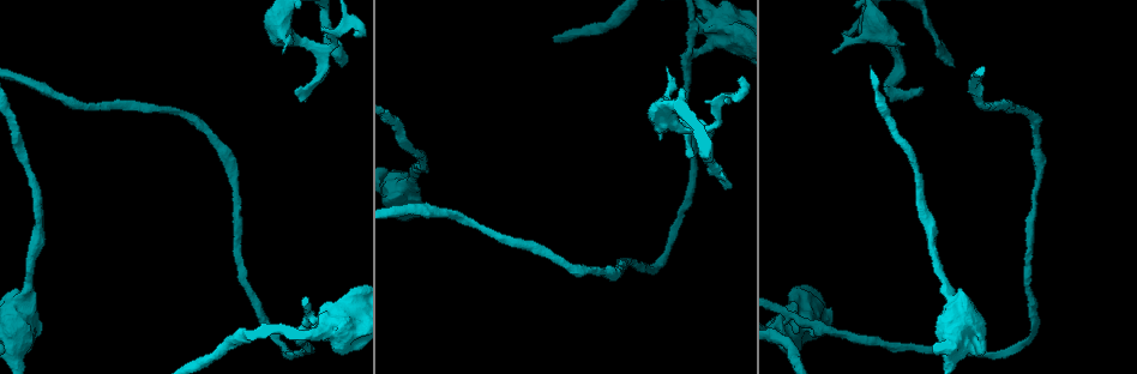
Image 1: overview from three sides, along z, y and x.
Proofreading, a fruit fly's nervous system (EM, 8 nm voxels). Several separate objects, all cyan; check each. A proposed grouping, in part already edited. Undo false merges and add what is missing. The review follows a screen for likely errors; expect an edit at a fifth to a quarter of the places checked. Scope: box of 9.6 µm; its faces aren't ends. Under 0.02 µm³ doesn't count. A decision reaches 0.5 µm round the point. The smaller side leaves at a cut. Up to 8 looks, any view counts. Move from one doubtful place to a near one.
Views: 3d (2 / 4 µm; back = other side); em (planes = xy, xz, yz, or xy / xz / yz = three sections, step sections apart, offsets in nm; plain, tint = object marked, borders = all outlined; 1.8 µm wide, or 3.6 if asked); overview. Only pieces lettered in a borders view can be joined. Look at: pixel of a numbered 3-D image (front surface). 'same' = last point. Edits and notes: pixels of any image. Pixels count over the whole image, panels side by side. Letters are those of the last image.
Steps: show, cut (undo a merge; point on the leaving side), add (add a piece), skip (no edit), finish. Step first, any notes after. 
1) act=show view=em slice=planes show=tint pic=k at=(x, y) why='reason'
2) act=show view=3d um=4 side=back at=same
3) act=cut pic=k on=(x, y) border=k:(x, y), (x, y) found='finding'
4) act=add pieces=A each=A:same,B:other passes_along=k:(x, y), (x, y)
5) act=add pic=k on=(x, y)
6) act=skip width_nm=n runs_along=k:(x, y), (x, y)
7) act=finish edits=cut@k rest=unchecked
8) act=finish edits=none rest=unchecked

act=show view=3d um=4 pic=1 at=(922, 90) why='free end'

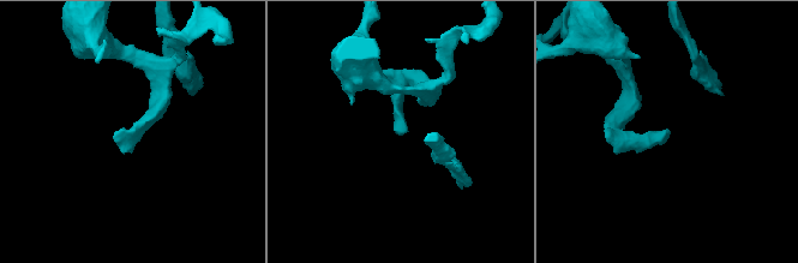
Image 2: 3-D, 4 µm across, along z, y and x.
act=show view=em slice=xy step=16 show=borders pic=2 at=(667, 131)

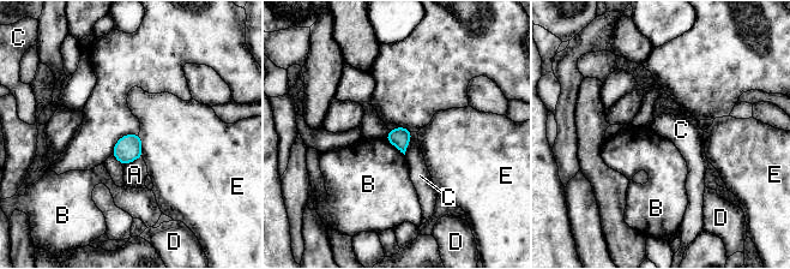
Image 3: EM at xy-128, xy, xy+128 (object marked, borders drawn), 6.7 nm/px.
act=show view=em slice=planes show=borders at=same

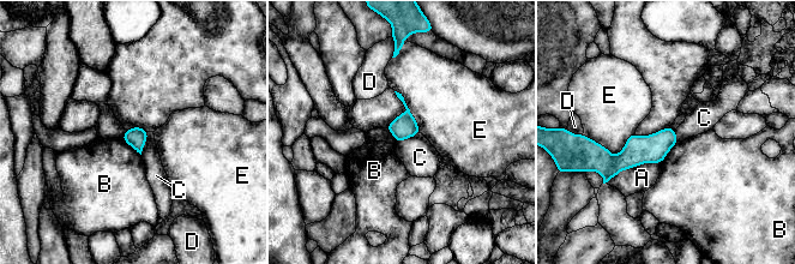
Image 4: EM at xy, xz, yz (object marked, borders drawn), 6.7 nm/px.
act=skip each=A:other,B:other,C:other,D:other,E:other runs_along=4:(674, 138), (627, 158), (600, 148) found='no lettered piece goes on from it'

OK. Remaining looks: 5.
act=show view=3d um=2 pic=1 at=(239, 198) why='thick turns thin'

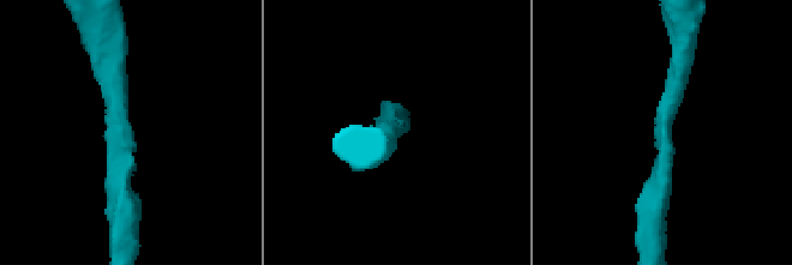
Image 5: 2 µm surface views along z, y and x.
act=show view=em slice=planes show=tint pic=5 at=(387, 127) arm_widths_nm=190,220

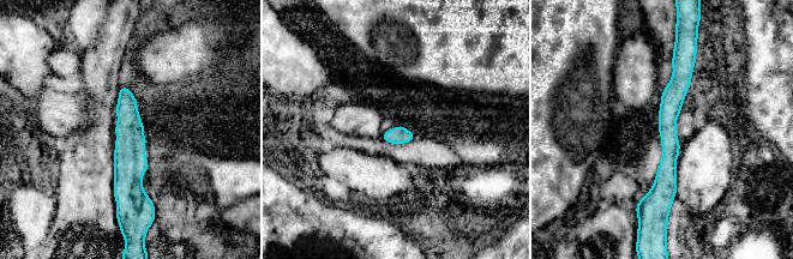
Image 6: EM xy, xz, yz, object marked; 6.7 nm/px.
act=show view=em slice=planes show=borders at=same why='what lies round it'

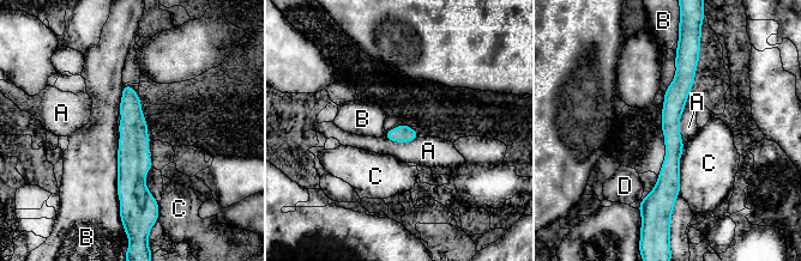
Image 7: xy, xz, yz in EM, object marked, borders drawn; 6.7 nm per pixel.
act=skip longest_contact=B:500nm each=A:other,B:other,C:other,D:other runs_along=7:(681, 60), (662, 202) found='continuous, no second cell'

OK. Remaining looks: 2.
act=finish edits=none rest=unchecked

